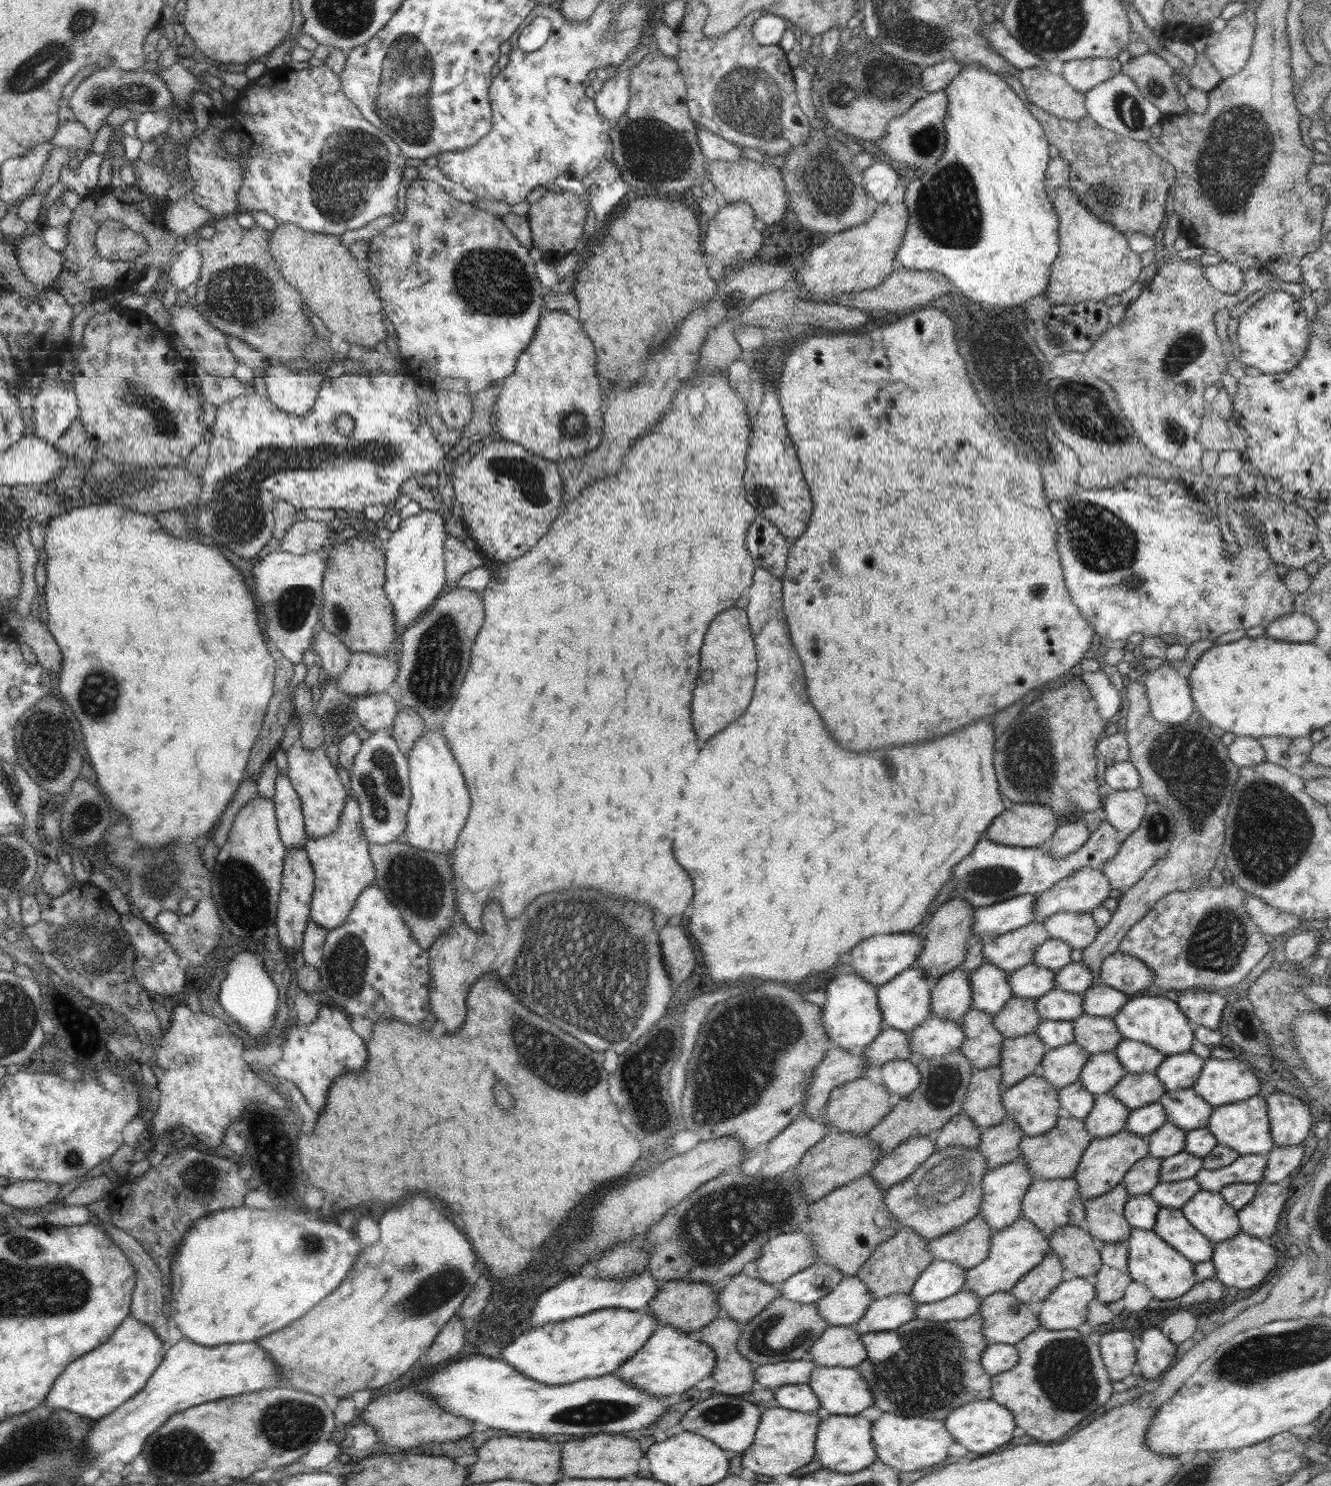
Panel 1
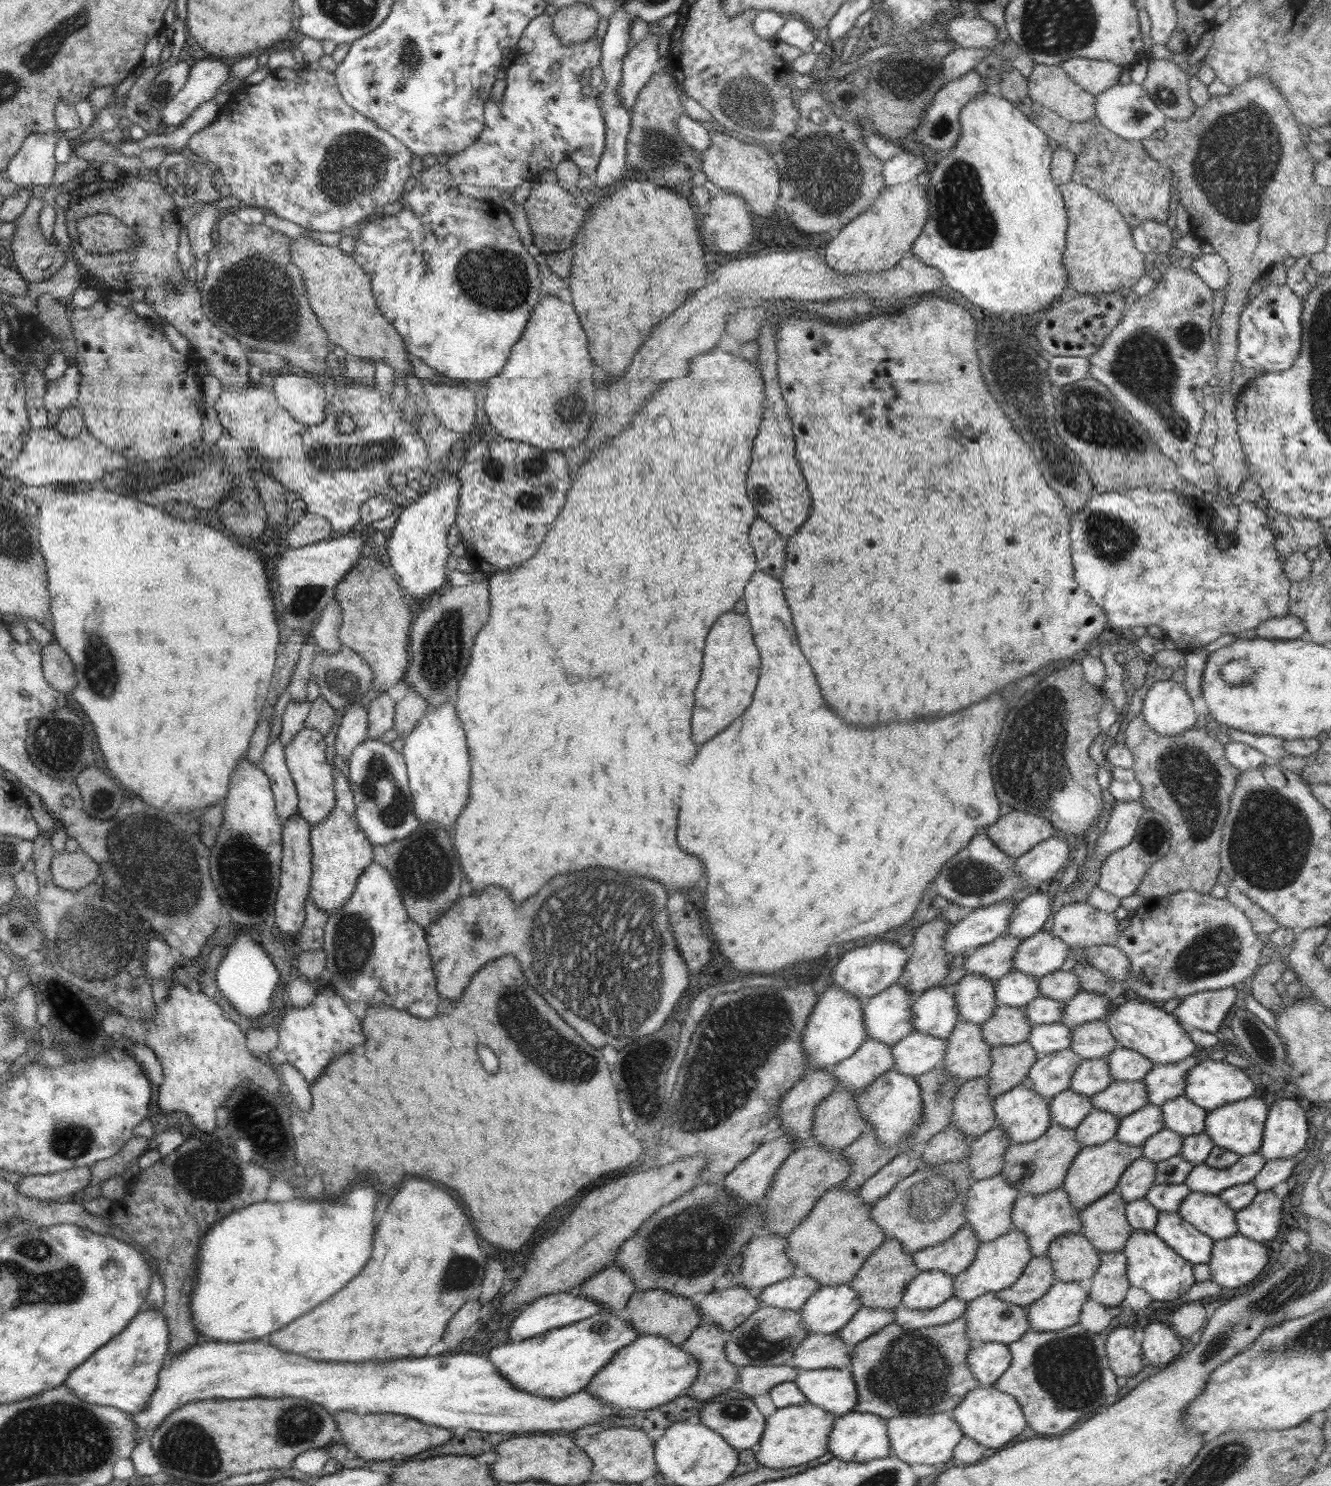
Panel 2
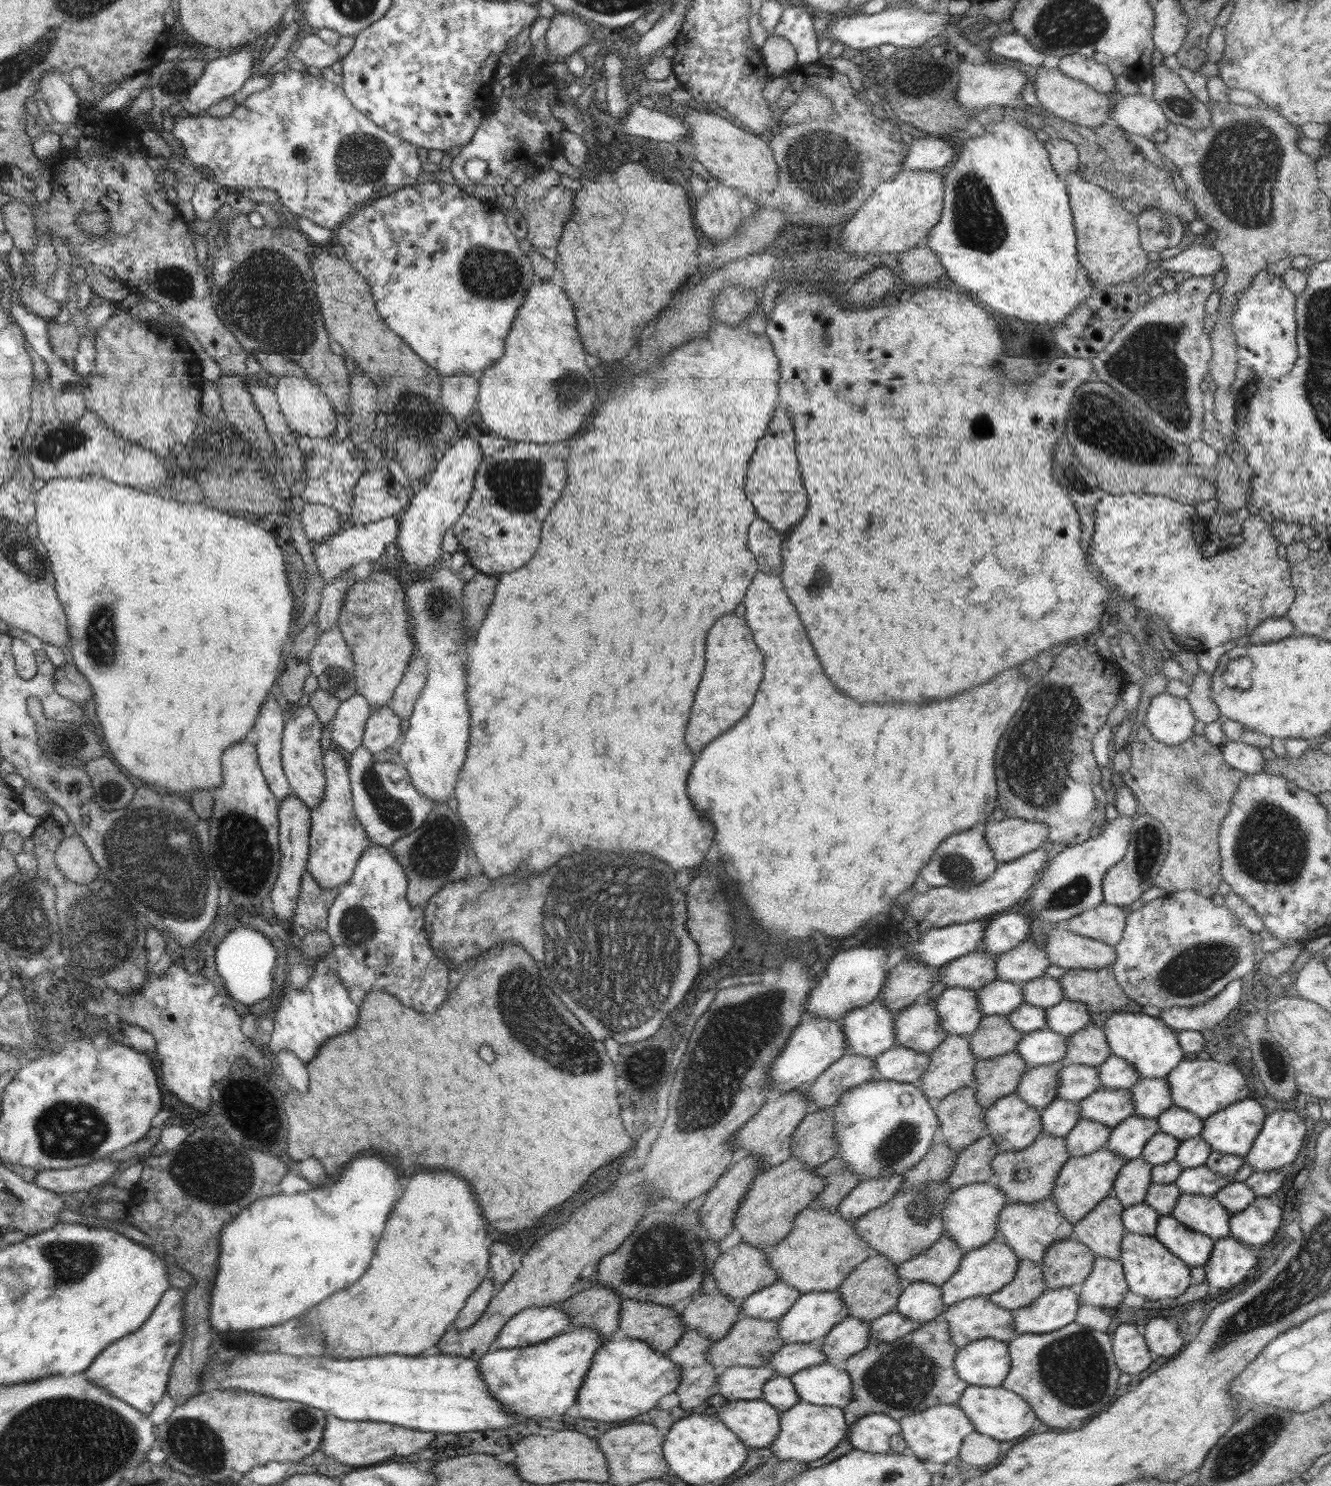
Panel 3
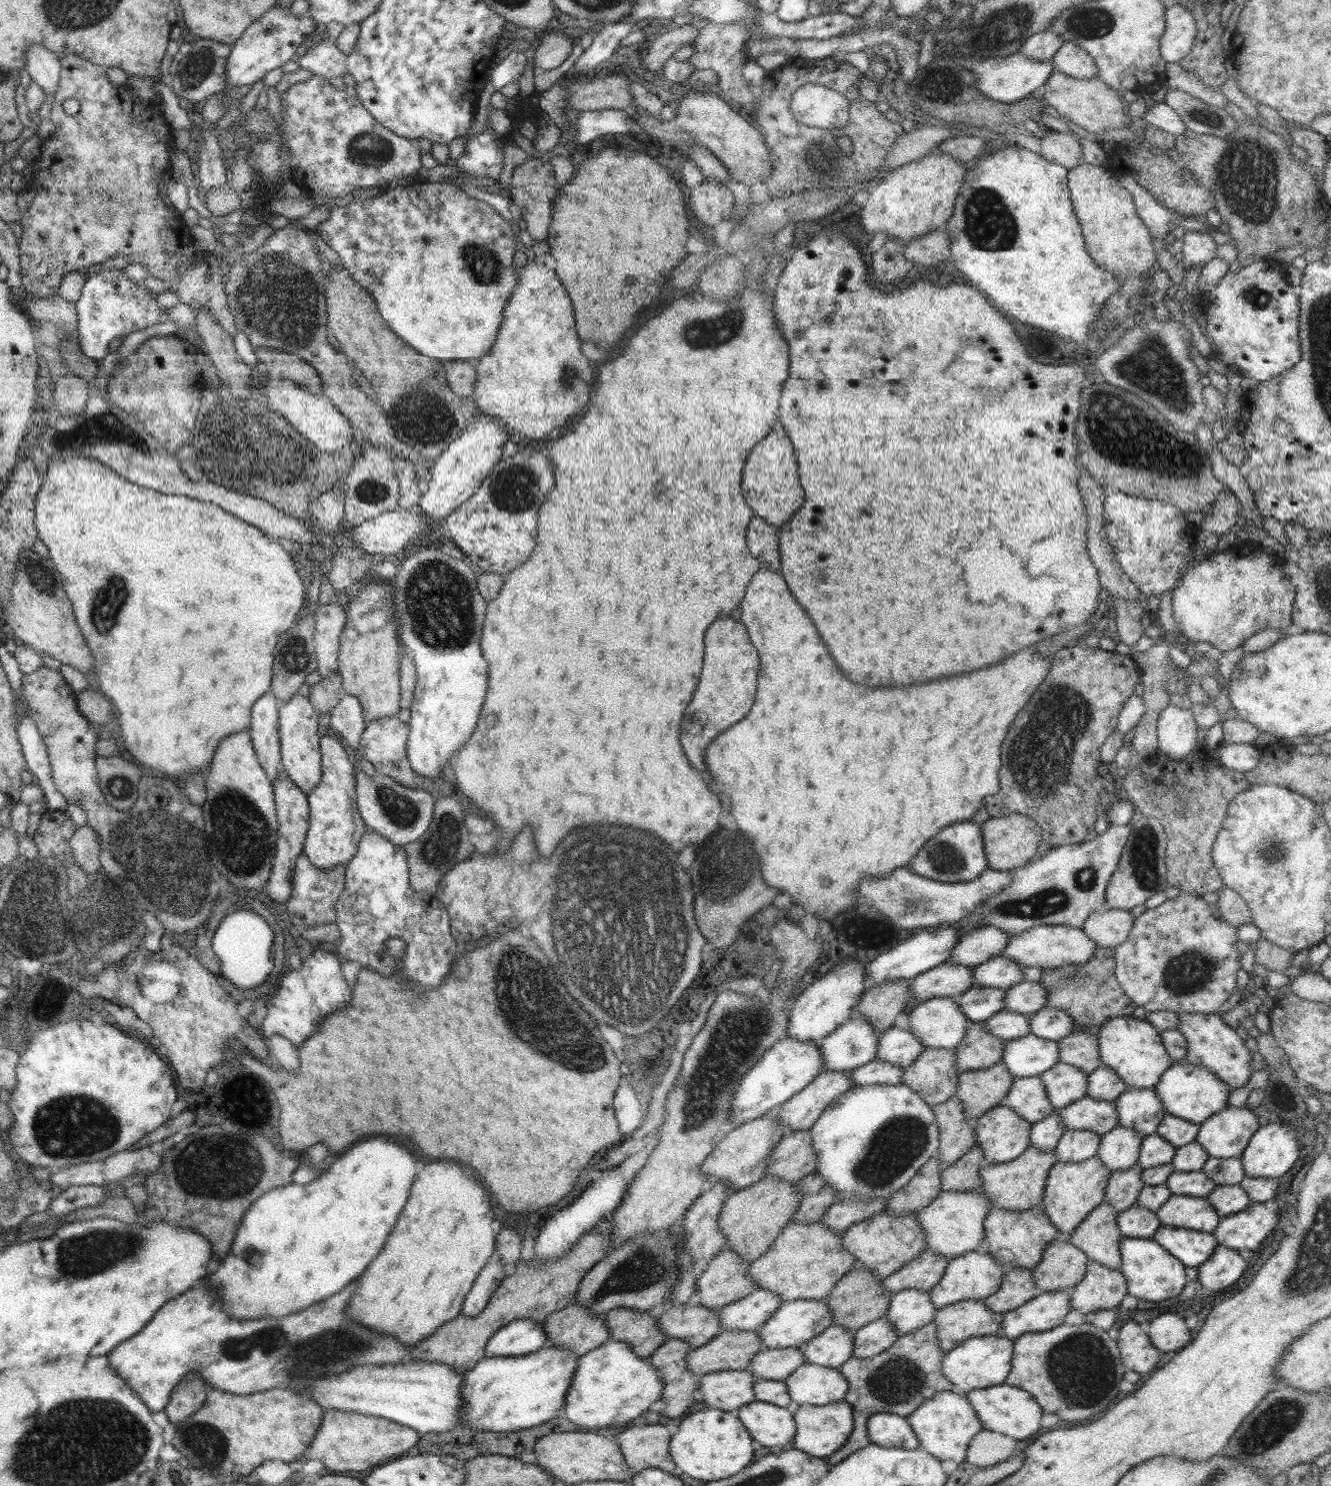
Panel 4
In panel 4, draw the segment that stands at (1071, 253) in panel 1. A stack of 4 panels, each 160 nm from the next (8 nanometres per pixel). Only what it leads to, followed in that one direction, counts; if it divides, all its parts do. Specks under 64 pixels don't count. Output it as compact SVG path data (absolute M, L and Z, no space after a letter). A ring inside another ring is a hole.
M1082 161L1079 165L1069 169L1067 183L1075 215L1081 226L1088 254L1094 259L1098 268L1107 270L1119 278L1130 276L1140 277L1150 270L1156 262L1156 245L1150 229L1138 216L1131 192L1122 186L1117 176L1105 167L1092 165Z

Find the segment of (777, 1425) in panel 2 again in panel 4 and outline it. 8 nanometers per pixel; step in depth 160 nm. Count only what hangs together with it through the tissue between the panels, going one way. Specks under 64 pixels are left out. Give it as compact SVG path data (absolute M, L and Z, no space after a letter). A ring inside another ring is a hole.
M844 1399L825 1406L812 1406L804 1404L794 1407L794 1423L796 1423L796 1436L794 1447L812 1456L827 1457L834 1454L847 1443L848 1436L854 1430L854 1410Z

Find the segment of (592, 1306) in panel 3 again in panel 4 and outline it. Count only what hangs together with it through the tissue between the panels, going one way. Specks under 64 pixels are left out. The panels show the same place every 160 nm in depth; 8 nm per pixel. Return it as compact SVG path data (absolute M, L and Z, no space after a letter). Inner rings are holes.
M570 1303L566 1308L551 1312L543 1322L547 1345L570 1349L578 1356L611 1340L604 1316L596 1316L580 1303Z

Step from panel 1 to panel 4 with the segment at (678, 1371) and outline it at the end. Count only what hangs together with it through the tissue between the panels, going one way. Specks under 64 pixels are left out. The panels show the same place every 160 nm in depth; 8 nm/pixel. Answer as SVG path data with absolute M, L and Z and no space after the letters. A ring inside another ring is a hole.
M609 1340L598 1348L579 1356L571 1387L567 1390L562 1414L566 1414L570 1422L578 1426L586 1426L590 1430L613 1427L616 1424L628 1424L630 1420L638 1418L649 1410L653 1402L661 1399L664 1385L660 1373L648 1360L641 1359L631 1346L624 1341Z

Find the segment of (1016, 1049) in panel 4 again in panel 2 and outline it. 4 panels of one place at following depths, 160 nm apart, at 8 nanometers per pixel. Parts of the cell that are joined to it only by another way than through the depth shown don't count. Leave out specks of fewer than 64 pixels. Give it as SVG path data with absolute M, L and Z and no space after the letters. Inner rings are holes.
M1063 1022L1031 1025L1027 1041L1038 1055L1052 1054L1070 1048L1071 1031Z

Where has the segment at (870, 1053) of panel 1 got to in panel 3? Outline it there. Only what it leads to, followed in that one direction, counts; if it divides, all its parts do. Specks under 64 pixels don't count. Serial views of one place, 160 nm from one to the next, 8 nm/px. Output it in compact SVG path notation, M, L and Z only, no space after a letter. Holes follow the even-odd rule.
M846 1052L806 1089L800 1089L809 1098L812 1109L824 1110L833 1107L843 1091L877 1079L874 1061L869 1056Z

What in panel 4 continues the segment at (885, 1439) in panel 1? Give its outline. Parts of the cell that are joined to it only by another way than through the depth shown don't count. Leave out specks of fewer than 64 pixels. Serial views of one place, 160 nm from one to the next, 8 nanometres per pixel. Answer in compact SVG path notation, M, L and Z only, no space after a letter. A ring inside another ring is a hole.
M948 1390L937 1392L932 1398L925 1399L924 1404L916 1408L907 1420L914 1435L920 1441L921 1449L938 1460L954 1460L958 1465L965 1461L967 1448L972 1438L984 1430L976 1415L976 1410L972 1408L967 1397Z

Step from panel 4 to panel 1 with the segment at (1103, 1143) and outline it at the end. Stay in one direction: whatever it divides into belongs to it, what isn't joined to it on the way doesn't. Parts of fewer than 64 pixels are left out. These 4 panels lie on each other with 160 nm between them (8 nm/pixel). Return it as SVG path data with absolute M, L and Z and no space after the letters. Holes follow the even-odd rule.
M1150 1103L1140 1108L1129 1111L1126 1121L1126 1131L1148 1138L1157 1128L1168 1122L1163 1104Z

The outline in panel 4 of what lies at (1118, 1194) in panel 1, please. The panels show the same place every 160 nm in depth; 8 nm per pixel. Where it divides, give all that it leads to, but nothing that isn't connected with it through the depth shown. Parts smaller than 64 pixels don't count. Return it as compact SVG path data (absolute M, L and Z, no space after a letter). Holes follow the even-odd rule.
M1102 1201L1076 1227L1072 1234L1060 1235L1062 1241L1077 1246L1087 1258L1111 1269L1121 1267L1120 1241L1124 1237L1118 1228L1118 1212Z

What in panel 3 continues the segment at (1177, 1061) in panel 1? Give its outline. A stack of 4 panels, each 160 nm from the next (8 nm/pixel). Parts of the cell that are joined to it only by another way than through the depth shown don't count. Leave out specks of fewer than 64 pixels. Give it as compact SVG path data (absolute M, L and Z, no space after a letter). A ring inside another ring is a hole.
M1141 1078L1131 1089L1135 1114L1155 1119L1173 1105L1166 1078Z

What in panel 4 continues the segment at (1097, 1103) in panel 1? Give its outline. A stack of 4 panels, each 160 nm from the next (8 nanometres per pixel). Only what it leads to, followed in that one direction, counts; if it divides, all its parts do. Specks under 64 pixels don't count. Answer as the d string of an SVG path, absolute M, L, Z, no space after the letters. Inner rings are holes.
M1066 1129L1054 1150L1057 1161L1077 1163L1097 1156L1100 1137L1089 1130Z

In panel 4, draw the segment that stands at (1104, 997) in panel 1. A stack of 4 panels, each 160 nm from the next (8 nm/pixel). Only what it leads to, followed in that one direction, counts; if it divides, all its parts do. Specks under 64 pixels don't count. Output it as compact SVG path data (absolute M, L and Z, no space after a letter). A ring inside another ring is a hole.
M1043 1007L1029 1017L1030 1032L1034 1036L1057 1043L1074 1032L1073 1024L1072 1017L1058 1008Z

